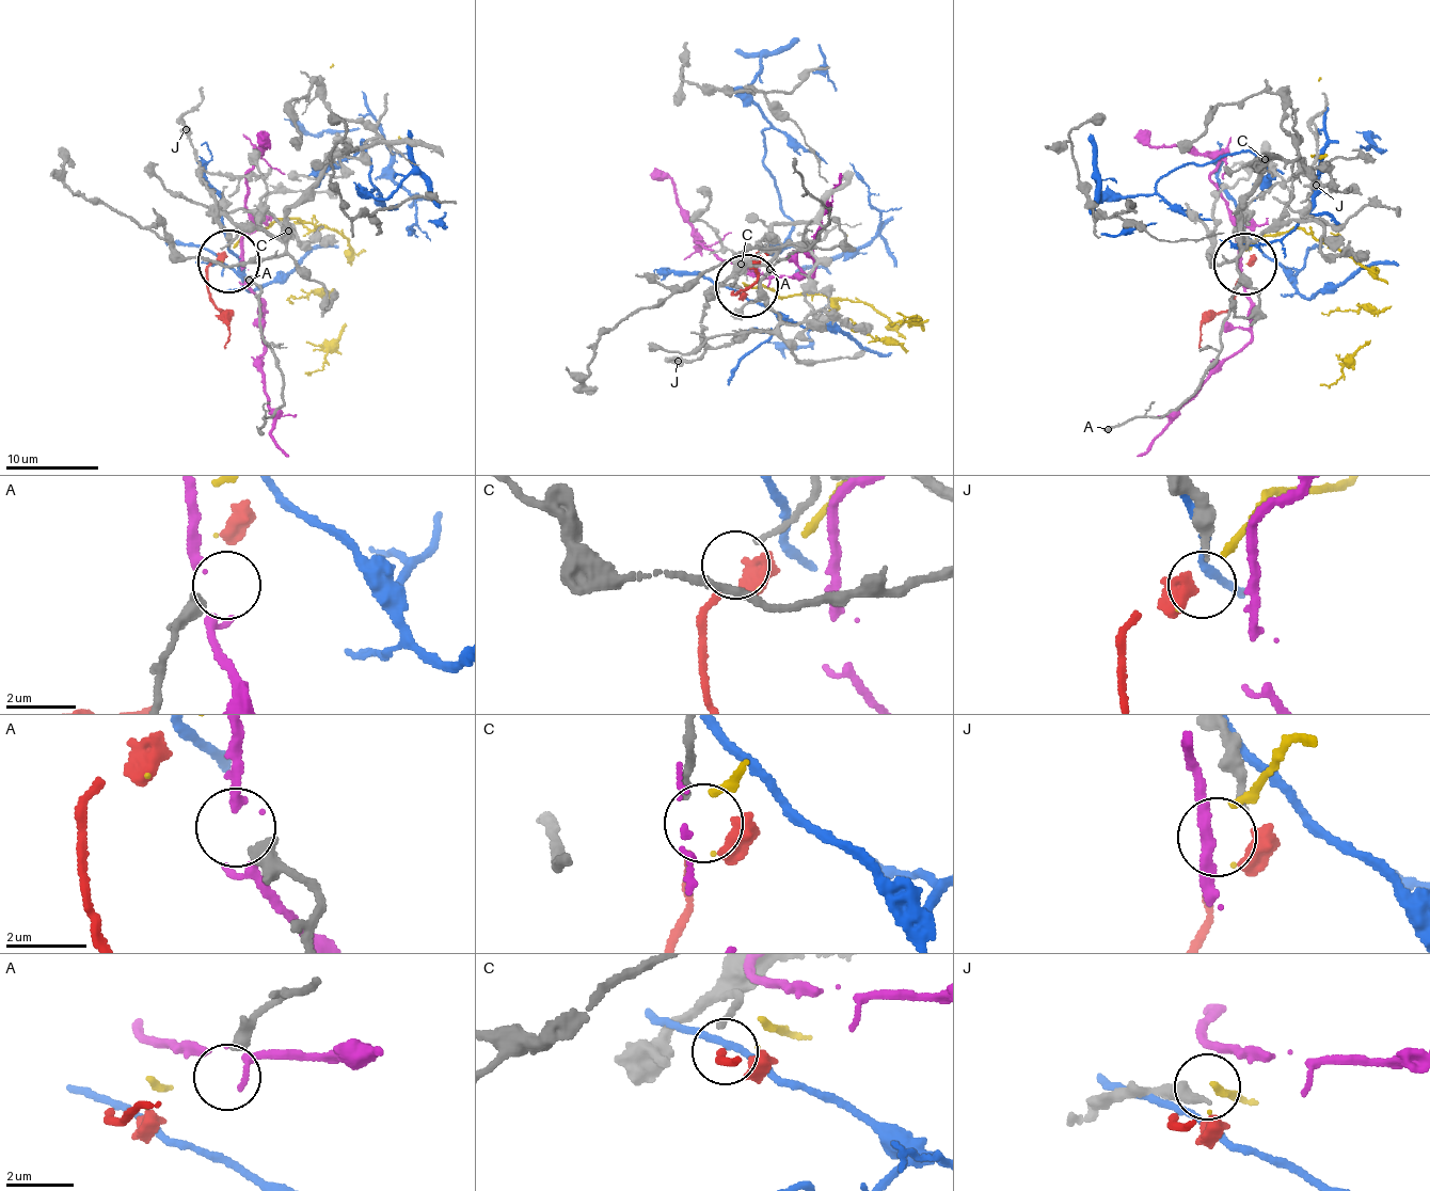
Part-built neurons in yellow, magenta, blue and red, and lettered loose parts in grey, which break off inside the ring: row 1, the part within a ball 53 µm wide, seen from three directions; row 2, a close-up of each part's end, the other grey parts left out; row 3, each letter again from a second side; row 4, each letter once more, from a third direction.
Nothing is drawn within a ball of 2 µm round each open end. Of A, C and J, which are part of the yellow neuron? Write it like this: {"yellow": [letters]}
{"yellow": []}

